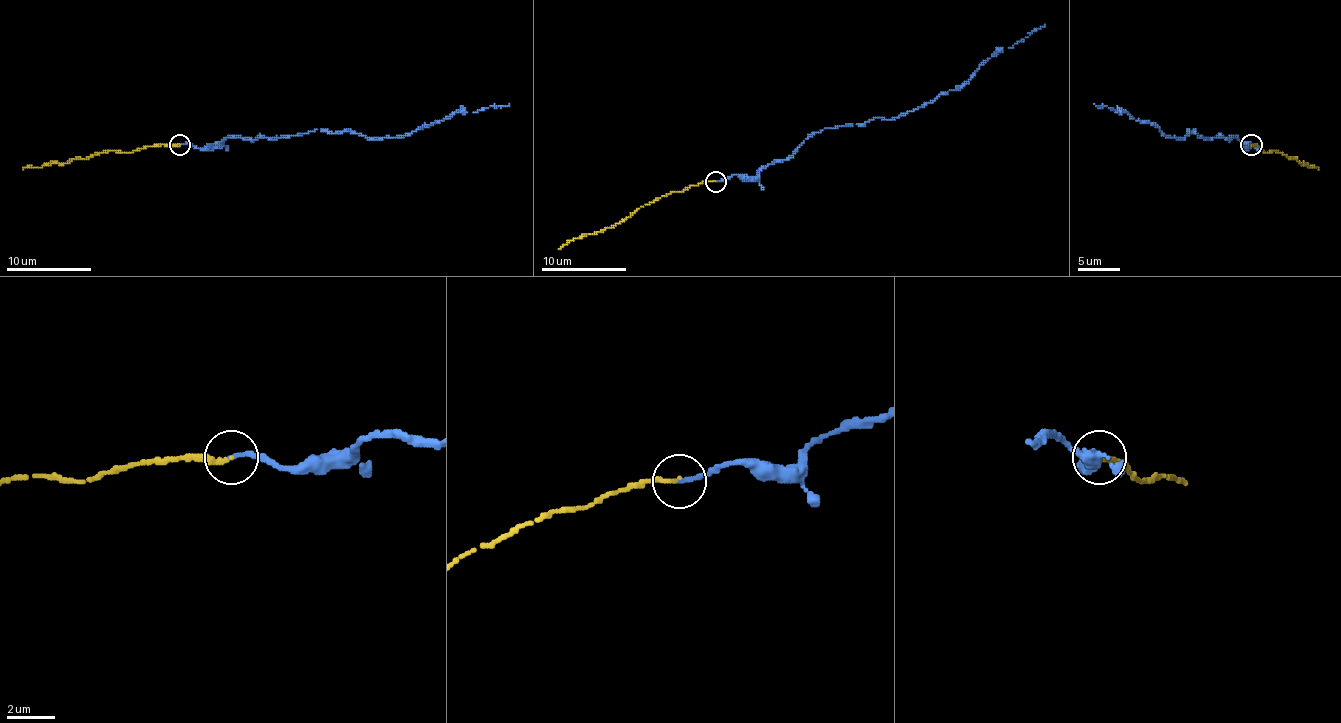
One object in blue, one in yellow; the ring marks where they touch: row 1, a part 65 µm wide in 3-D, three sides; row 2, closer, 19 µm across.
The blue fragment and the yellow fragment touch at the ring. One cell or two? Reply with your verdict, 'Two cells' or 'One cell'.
One cell

